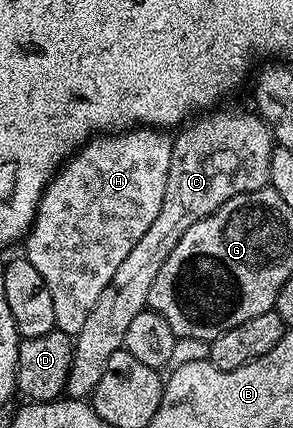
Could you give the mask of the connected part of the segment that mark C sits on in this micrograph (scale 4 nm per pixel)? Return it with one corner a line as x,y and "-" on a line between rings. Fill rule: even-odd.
224,107
189,119
175,133
162,210
158,210
150,230
138,238
134,250
126,254
122,266
118,266
106,290
102,290
98,302
94,302
94,310
74,338
66,389
71,399
91,397
94,386
98,386
98,378
102,378
102,370
106,370
106,362
110,362
110,354
123,349
130,322
148,308
150,286
154,286
162,262
170,258
170,250
178,246
182,234
186,234
194,222
221,208
230,198
269,187
274,151
271,128
255,111

